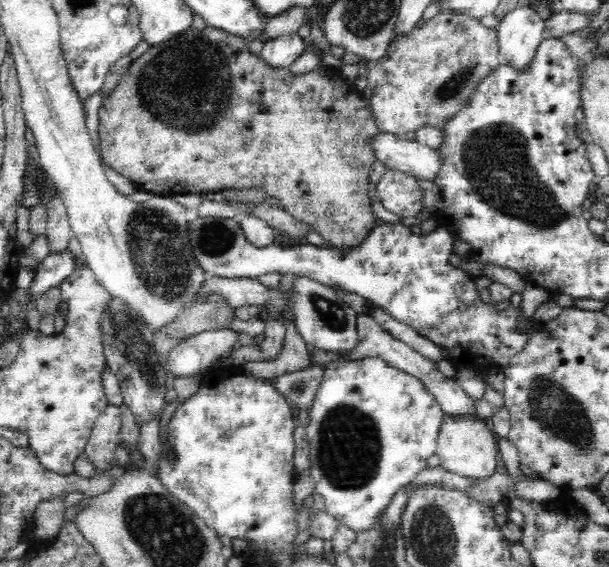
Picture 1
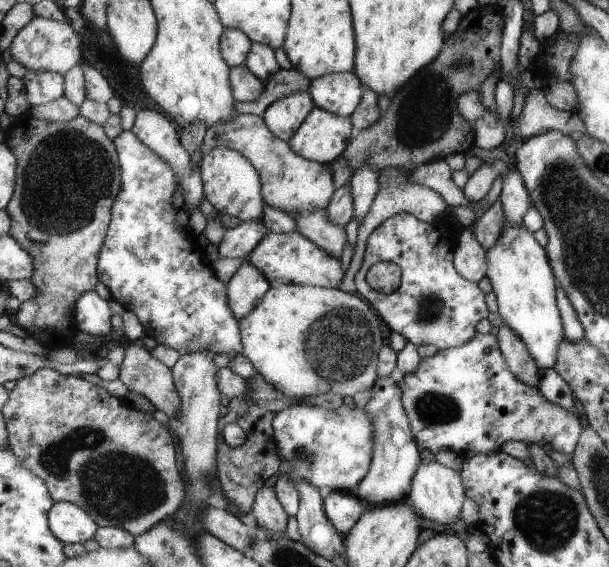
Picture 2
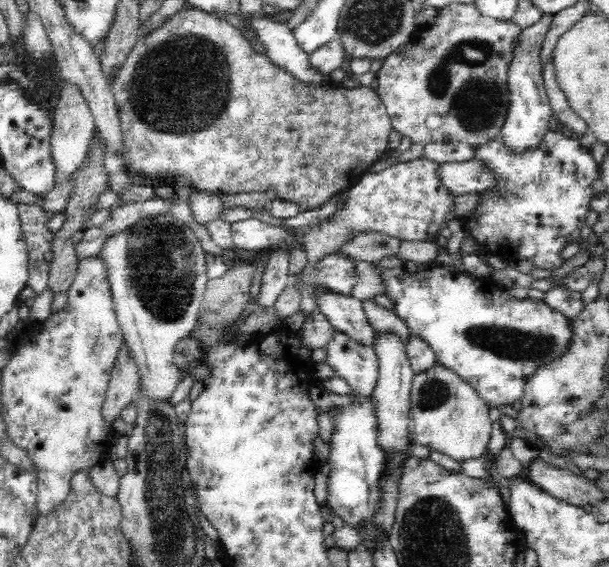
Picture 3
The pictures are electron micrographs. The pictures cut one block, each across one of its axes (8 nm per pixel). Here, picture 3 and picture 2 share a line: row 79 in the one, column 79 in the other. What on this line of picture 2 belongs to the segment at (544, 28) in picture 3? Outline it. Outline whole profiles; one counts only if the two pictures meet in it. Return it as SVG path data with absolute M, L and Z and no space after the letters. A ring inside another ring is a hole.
M54 501L48 520L55 538L64 545L89 541L99 527L86 511L67 501Z

